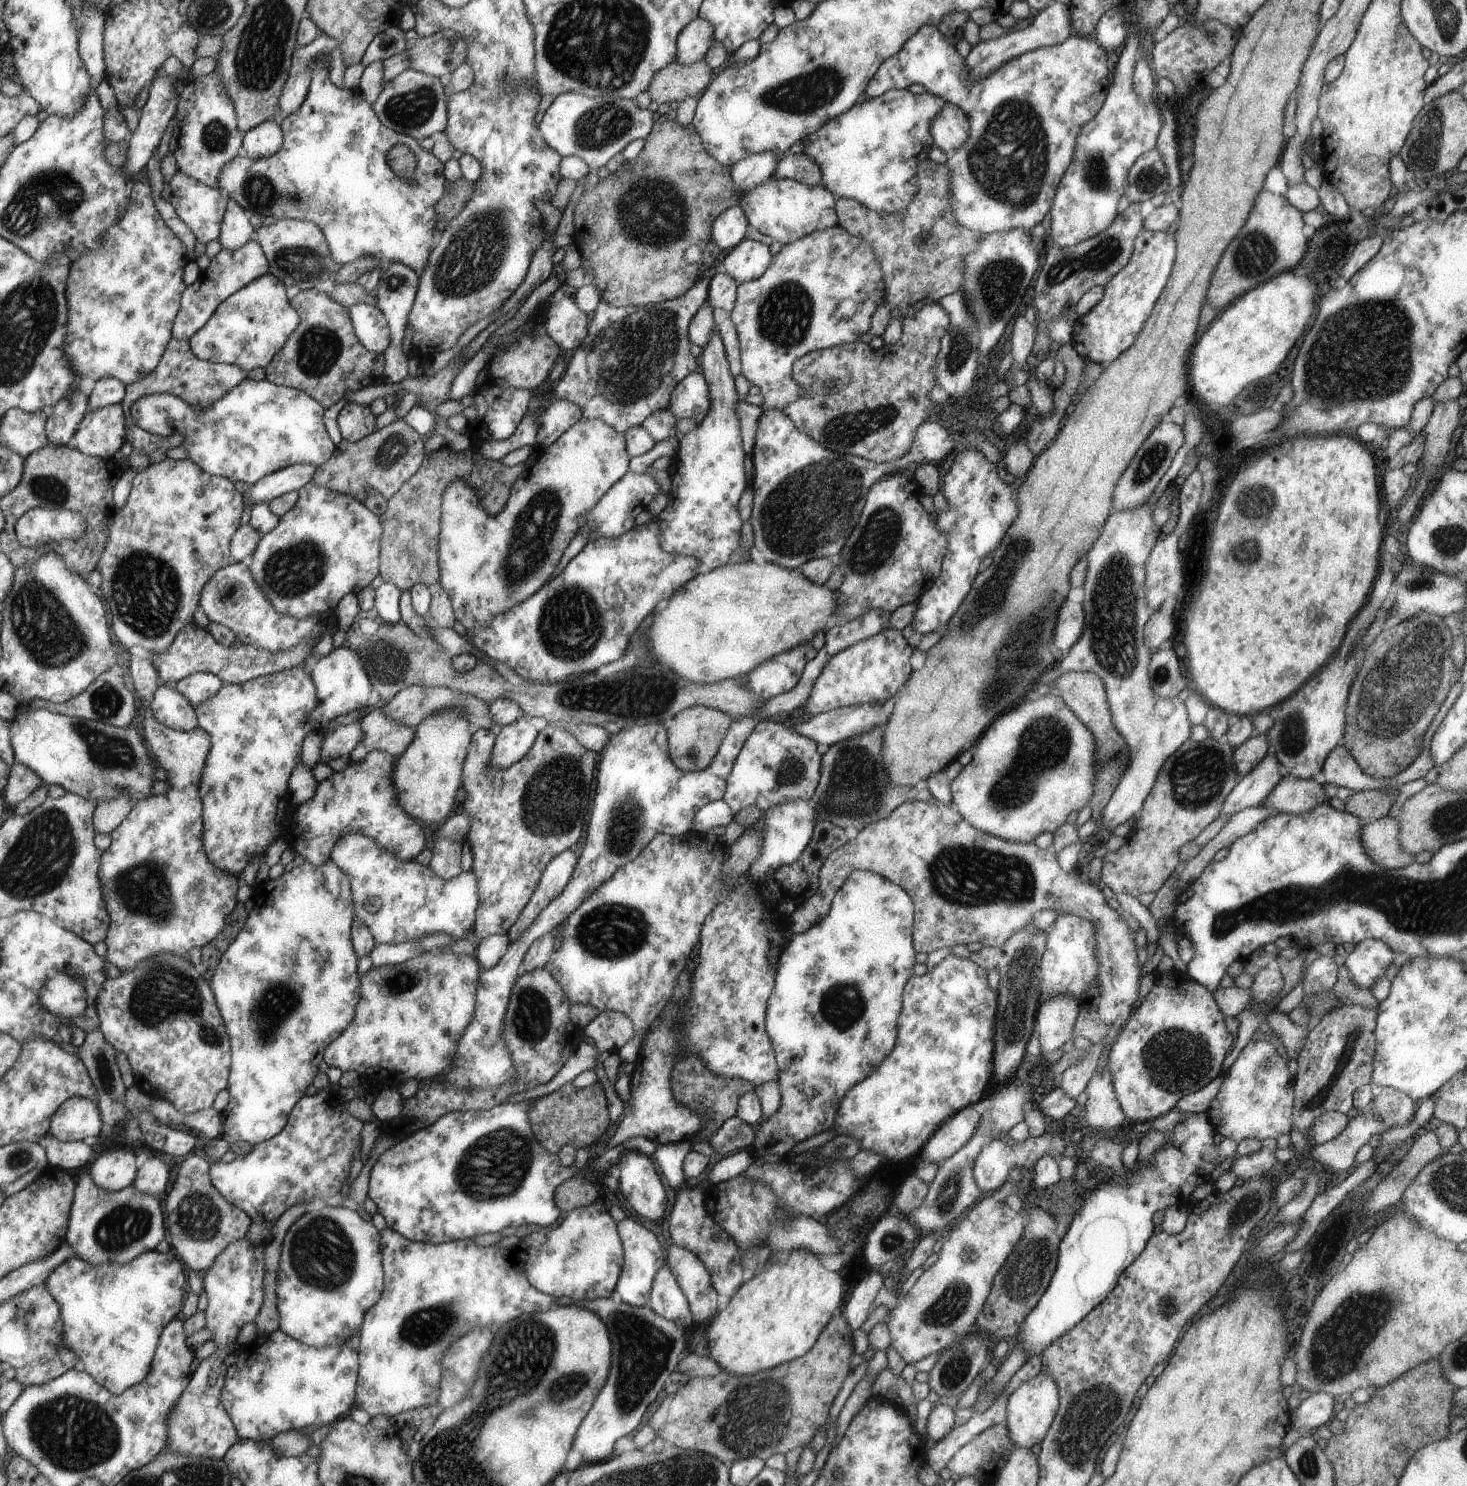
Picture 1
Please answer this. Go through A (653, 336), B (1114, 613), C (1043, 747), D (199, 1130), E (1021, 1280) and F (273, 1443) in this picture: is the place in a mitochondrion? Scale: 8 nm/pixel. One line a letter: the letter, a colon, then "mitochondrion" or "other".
A: mitochondrion
B: mitochondrion
C: mitochondrion
D: other
E: mitochondrion
F: other

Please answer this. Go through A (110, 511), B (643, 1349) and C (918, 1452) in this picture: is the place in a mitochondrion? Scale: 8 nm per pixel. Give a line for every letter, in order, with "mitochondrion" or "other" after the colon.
A: other
B: mitochondrion
C: other

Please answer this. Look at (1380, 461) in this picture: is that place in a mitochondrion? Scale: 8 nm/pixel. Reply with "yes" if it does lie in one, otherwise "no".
no

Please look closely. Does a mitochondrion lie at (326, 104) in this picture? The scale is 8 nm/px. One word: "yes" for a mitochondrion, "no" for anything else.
no

